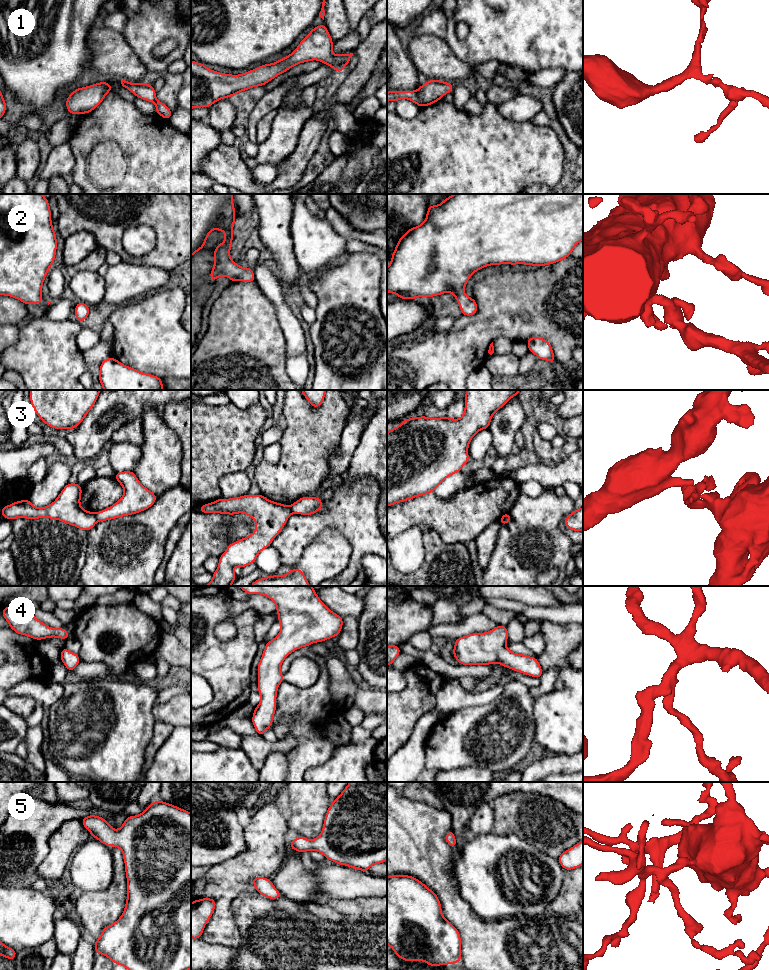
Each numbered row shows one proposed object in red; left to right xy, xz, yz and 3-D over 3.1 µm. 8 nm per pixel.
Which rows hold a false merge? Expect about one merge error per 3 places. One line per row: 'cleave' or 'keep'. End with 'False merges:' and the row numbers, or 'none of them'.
1: keep
2: keep
3: cleave
4: keep
5: keep
False merges: 3

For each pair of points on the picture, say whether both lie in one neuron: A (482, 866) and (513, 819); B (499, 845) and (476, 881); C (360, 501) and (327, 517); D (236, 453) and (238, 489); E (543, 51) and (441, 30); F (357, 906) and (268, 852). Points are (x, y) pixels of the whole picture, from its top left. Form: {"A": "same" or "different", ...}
{"A": "different", "B": "same", "C": "same", "D": "different", "E": "different", "F": "different"}

